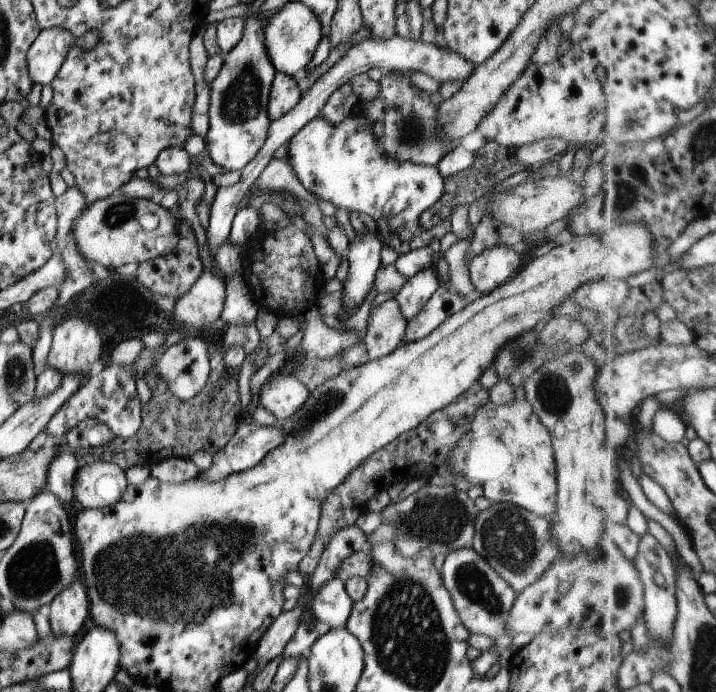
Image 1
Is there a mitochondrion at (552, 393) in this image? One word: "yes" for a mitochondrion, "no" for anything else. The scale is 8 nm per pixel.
yes

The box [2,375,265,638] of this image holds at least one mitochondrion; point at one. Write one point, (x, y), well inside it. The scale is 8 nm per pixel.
(33, 571)

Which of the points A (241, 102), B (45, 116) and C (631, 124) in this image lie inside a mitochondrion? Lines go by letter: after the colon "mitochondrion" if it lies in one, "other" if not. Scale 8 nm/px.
A: mitochondrion
B: other
C: mitochondrion

